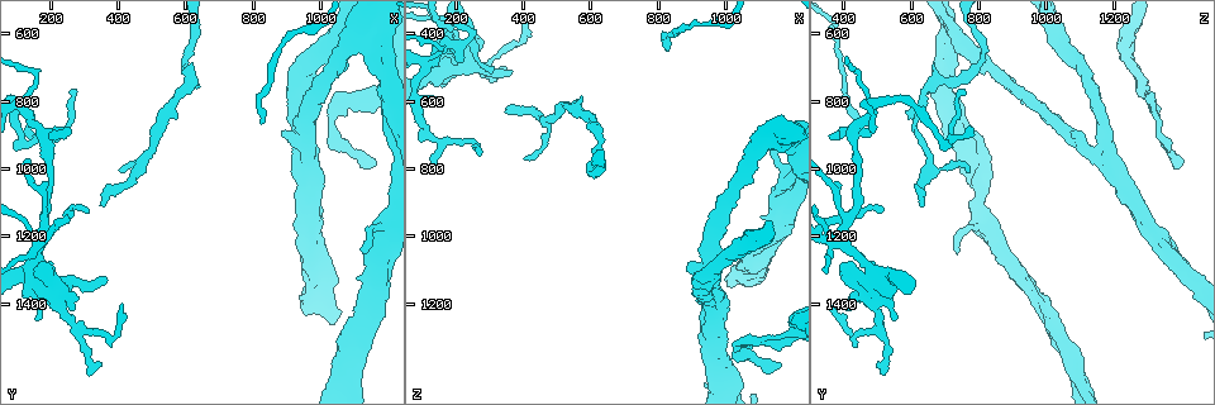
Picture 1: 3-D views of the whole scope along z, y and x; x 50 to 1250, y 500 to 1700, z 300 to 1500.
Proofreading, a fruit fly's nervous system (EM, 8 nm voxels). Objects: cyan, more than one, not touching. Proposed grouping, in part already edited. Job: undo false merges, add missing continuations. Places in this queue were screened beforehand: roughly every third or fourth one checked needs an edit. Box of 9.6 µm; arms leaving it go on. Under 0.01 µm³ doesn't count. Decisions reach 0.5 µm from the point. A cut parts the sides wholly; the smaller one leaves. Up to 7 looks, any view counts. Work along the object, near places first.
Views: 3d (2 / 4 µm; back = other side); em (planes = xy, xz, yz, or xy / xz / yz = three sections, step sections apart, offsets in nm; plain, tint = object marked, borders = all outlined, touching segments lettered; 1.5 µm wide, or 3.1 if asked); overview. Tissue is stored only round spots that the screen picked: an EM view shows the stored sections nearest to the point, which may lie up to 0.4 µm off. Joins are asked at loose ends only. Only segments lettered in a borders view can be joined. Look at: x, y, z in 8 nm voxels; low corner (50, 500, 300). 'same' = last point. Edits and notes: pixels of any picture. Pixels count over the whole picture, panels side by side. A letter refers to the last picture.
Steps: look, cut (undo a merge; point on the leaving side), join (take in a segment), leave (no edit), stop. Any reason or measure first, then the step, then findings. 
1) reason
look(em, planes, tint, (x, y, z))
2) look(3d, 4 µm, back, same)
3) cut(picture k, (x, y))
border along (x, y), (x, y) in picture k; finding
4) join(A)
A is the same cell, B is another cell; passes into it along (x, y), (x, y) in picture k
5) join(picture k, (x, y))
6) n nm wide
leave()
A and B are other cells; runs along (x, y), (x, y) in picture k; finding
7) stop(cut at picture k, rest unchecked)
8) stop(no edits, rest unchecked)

end of a long branch
look(3d, 2 µm, back, (1160, 1000, 1370))

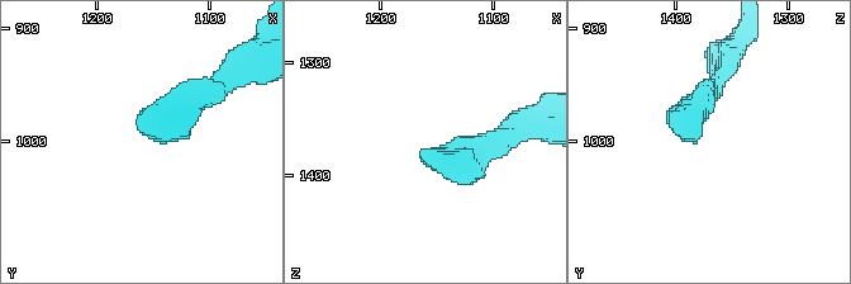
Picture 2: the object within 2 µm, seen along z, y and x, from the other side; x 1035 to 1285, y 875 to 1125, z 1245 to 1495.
now the EM
look(em, planes, borders, (1162, 988, 1376))

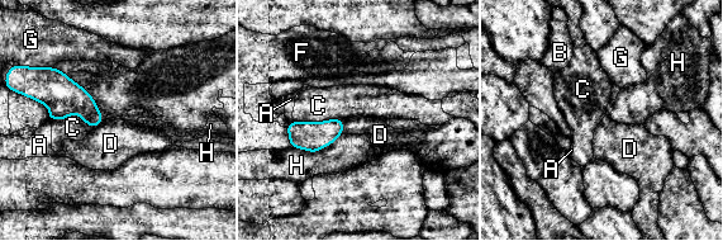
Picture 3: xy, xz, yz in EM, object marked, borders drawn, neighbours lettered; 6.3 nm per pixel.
150 nm wide; H touches over 340 nm
leave()
A, B, C, D, F, G and H are other cells; no lettered segment goes on from it

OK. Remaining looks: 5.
thin end
look(em, planes, plain, (340, 1110, 630))

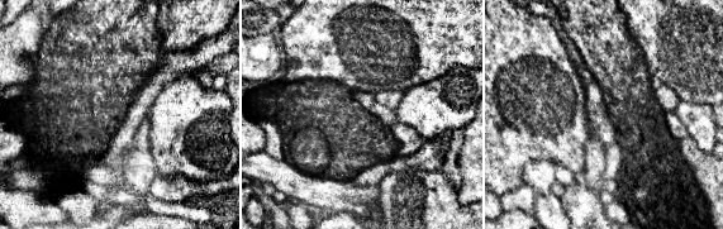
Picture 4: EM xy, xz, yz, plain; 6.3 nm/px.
look(em, planes, tint, same)

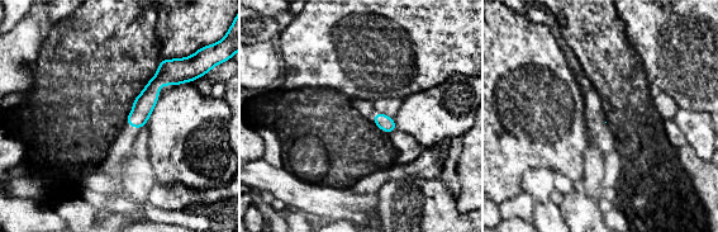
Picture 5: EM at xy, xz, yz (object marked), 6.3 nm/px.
what lies round it
look(em, planes, borders, same)

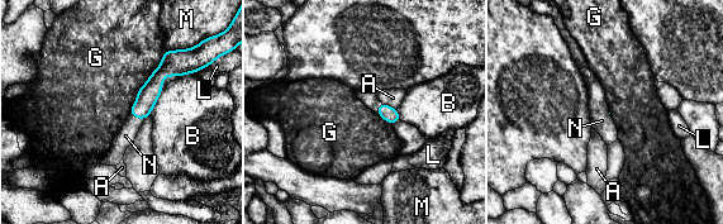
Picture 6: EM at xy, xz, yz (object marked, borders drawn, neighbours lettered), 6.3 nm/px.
join(N)
N is the same cell, A, B, G, L and M are other cells; the neuron continues

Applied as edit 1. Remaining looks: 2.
stop(join at picture 6, rest unchecked)

